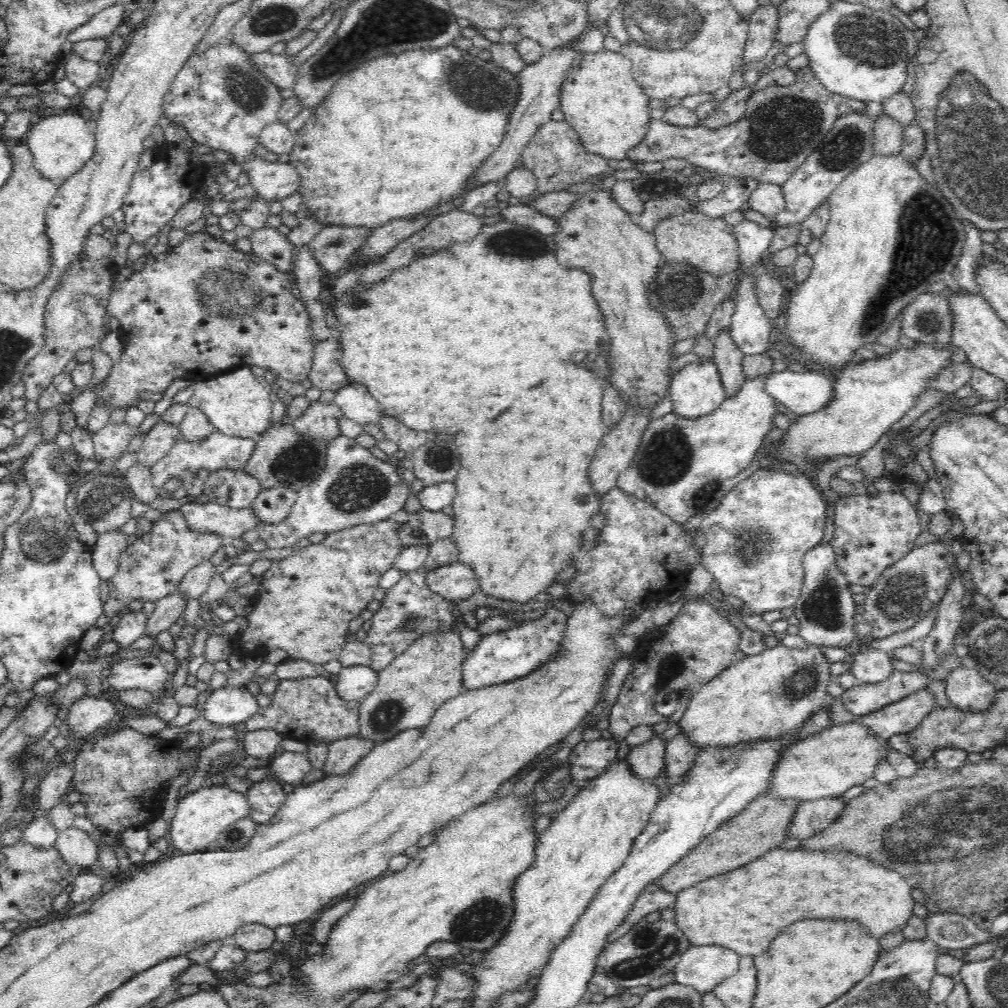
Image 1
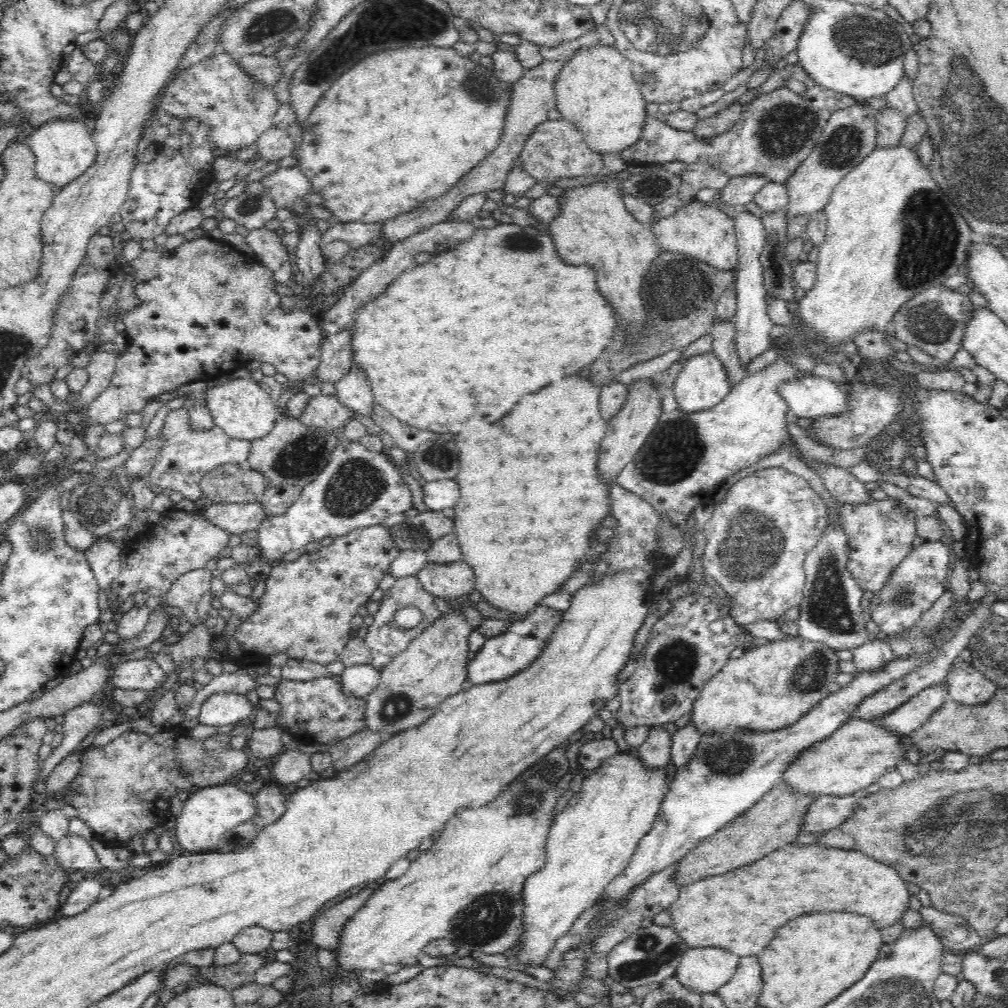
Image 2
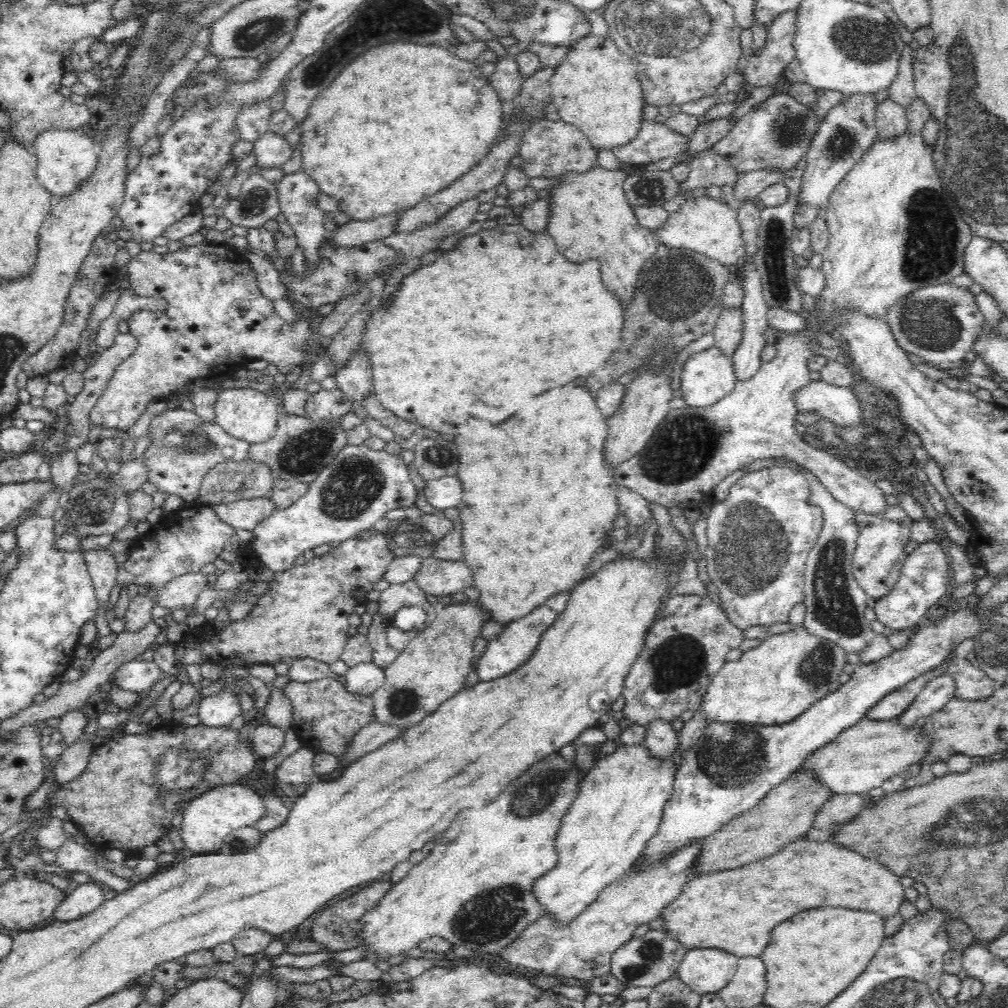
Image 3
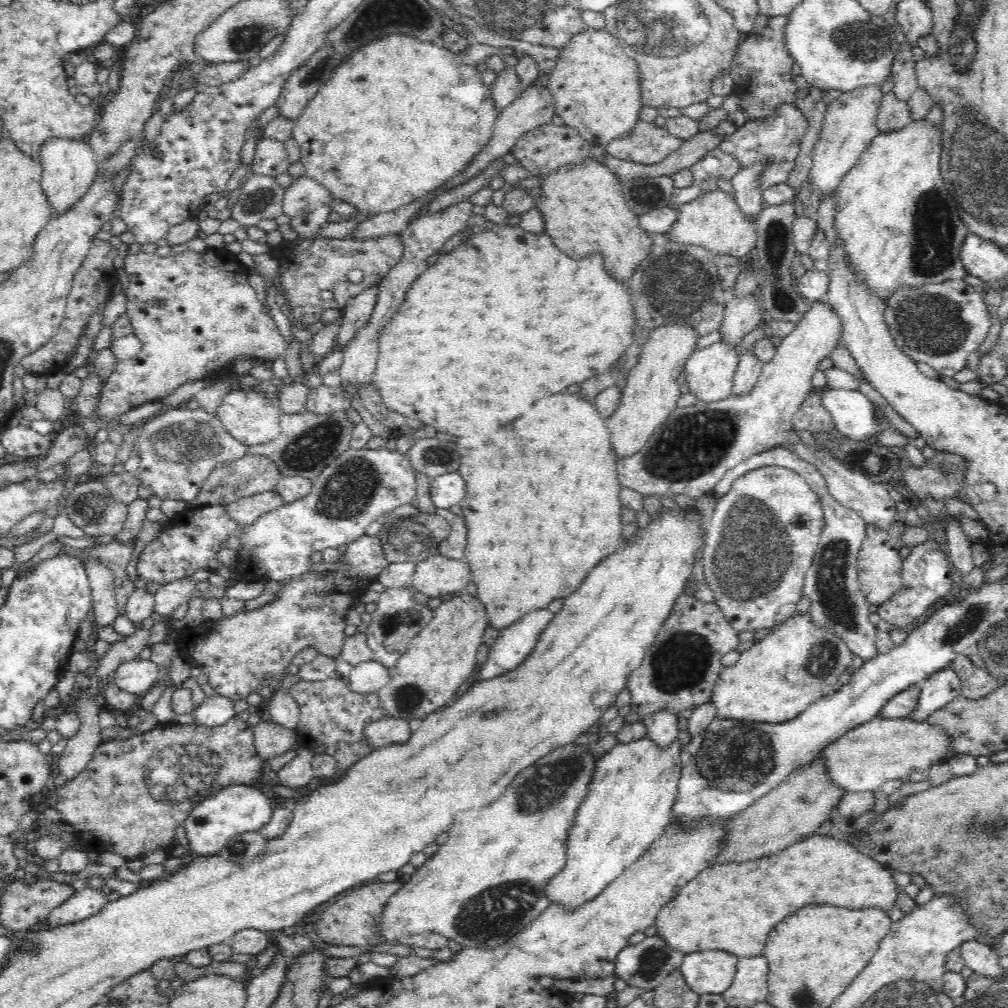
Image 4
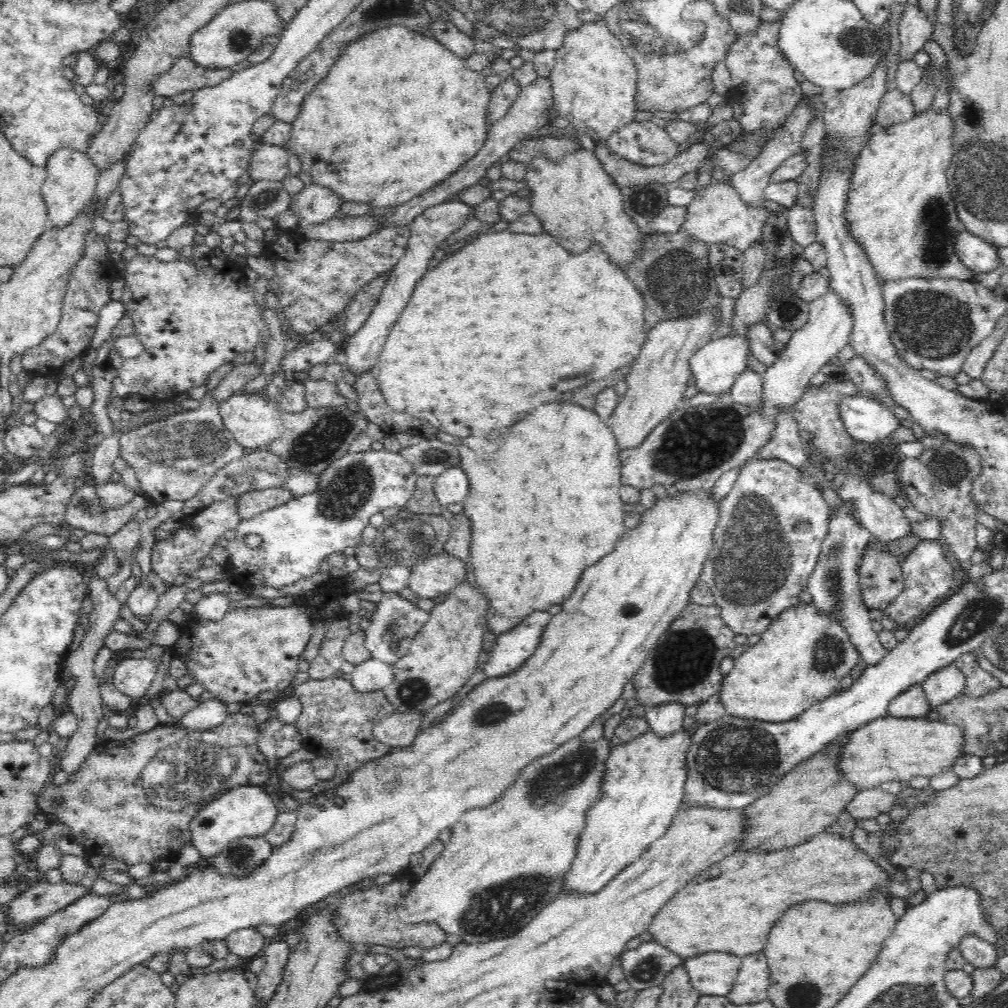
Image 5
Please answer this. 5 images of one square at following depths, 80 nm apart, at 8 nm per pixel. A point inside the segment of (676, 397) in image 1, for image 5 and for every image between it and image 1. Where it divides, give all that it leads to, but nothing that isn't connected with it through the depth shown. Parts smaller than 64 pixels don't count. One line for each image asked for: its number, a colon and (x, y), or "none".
2: (702, 383)
3: (707, 376)
4: (710, 372)
5: (714, 366)

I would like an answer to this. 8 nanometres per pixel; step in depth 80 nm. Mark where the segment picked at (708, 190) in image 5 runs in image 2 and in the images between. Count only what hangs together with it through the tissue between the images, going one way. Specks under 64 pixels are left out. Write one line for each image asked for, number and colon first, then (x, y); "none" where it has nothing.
2: (700, 231)
3: (704, 226)
4: (713, 221)

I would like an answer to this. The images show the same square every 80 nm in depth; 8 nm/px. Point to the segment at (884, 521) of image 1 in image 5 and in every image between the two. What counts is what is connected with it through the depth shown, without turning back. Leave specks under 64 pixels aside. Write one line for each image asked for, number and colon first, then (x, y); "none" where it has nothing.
2: (880, 533)
3: (880, 551)
4: (879, 564)
5: (880, 577)

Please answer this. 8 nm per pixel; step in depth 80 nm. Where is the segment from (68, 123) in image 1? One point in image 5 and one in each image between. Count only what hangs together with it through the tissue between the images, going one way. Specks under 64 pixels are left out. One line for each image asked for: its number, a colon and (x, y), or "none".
2: (63, 149)
3: (65, 157)
4: (68, 166)
5: (70, 184)

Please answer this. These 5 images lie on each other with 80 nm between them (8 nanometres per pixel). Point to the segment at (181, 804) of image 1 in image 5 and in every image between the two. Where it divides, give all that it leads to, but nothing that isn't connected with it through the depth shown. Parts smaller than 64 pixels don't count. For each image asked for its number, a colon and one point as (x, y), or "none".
2: (207, 813)
3: (209, 818)
4: (236, 809)
5: (242, 811)

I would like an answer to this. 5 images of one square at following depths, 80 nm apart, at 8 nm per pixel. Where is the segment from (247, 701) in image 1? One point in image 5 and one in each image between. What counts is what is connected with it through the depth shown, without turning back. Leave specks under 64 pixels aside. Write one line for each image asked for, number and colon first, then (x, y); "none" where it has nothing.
2: (223, 708)
3: (216, 711)
4: (217, 710)
5: (206, 715)

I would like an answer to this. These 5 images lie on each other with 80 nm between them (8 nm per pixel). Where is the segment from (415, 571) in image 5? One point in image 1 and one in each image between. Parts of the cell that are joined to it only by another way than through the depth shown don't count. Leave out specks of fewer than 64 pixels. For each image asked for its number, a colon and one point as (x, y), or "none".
1: (456, 581)
2: (450, 580)
3: (436, 577)
4: (438, 575)

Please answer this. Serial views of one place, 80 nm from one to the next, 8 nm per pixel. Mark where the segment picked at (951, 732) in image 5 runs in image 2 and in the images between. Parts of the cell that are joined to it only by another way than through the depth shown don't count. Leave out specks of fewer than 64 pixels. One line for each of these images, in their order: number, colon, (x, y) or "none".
2: (859, 751)
3: (862, 756)
4: (882, 749)

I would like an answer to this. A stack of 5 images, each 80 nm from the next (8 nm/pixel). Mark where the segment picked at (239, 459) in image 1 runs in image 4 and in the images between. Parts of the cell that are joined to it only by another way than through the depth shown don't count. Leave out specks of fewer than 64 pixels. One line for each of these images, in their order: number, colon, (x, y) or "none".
2: (187, 456)
3: (184, 448)
4: (179, 448)

